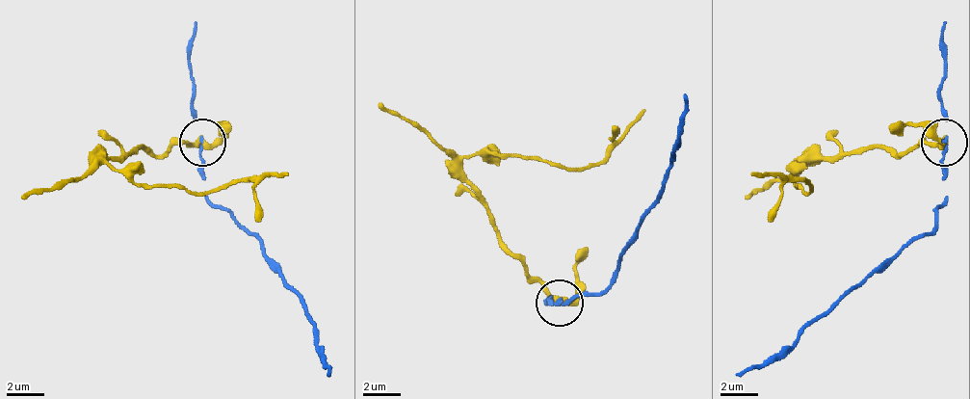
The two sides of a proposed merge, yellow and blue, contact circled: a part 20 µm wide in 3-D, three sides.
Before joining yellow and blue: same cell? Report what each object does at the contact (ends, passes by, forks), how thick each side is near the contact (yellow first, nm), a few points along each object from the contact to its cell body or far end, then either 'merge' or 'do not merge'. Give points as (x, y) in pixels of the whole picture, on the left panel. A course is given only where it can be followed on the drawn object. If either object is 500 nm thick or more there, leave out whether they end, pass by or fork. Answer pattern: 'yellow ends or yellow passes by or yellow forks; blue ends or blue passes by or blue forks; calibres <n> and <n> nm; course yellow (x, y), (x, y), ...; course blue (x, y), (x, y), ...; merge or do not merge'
yellow passes by; blue passes by; calibres 360 and 90 nm; course yellow (201, 141), (173, 141), (159, 155), (141, 146), (132, 155), (104, 160), (150, 187), (220, 192), (289, 173); course blue (201, 141), (206, 197), (252, 234), (271, 257), (307, 312), (331, 373); do not merge

